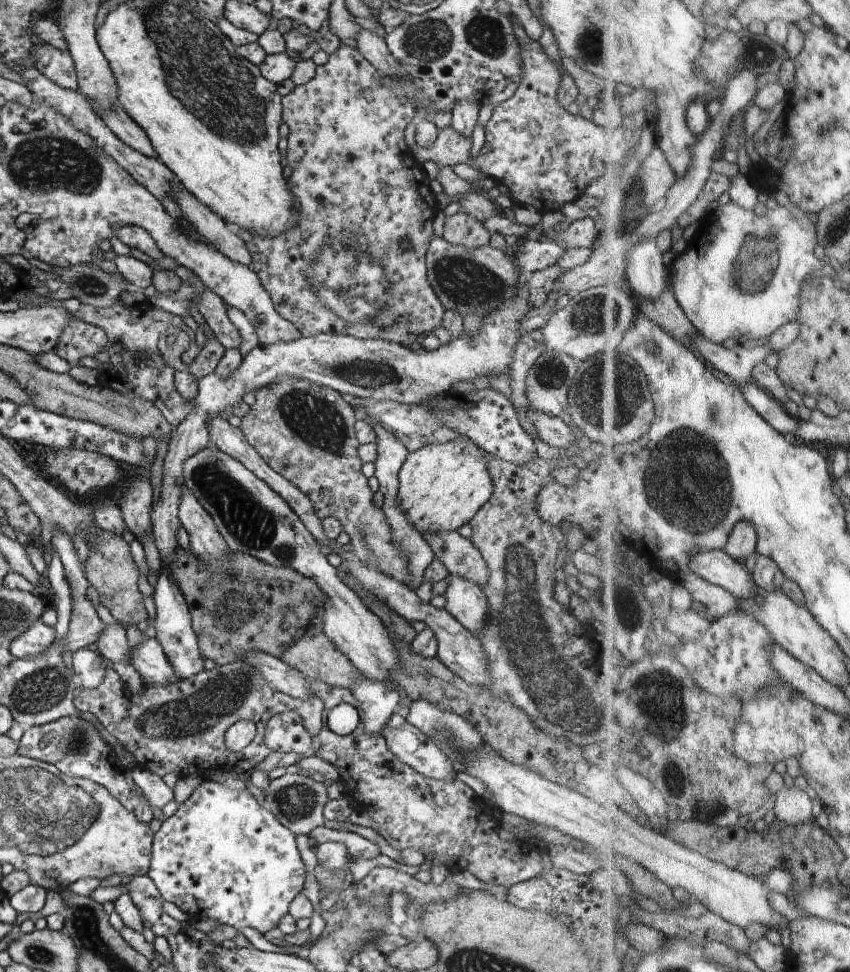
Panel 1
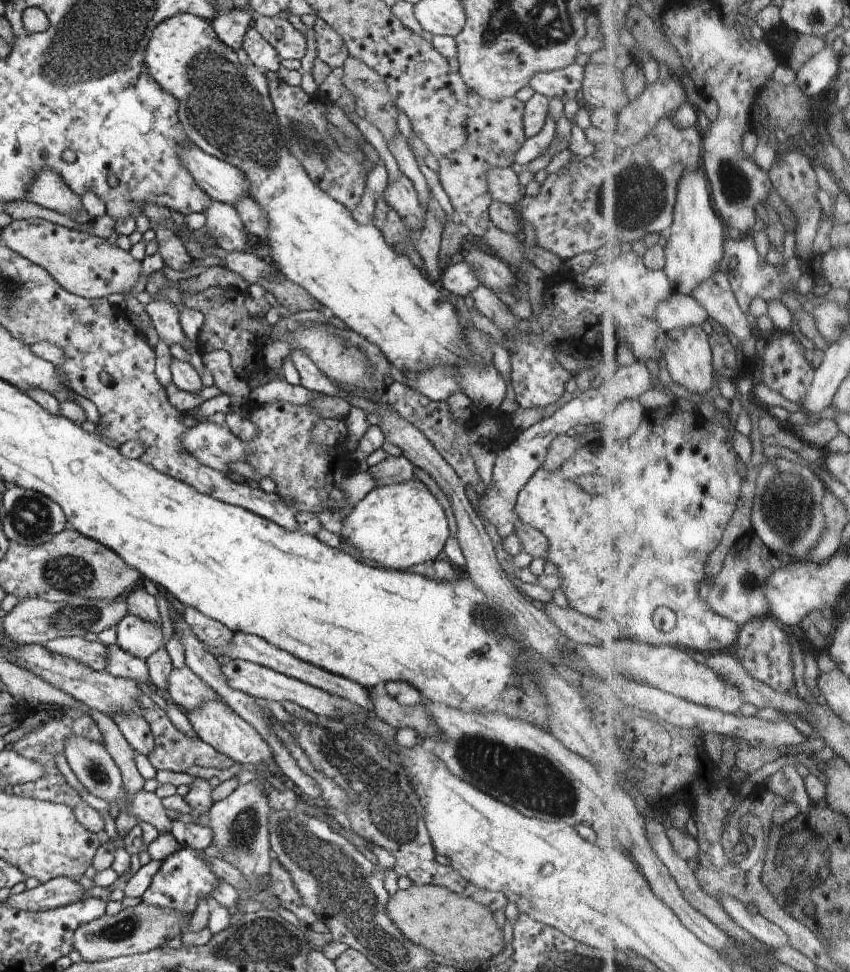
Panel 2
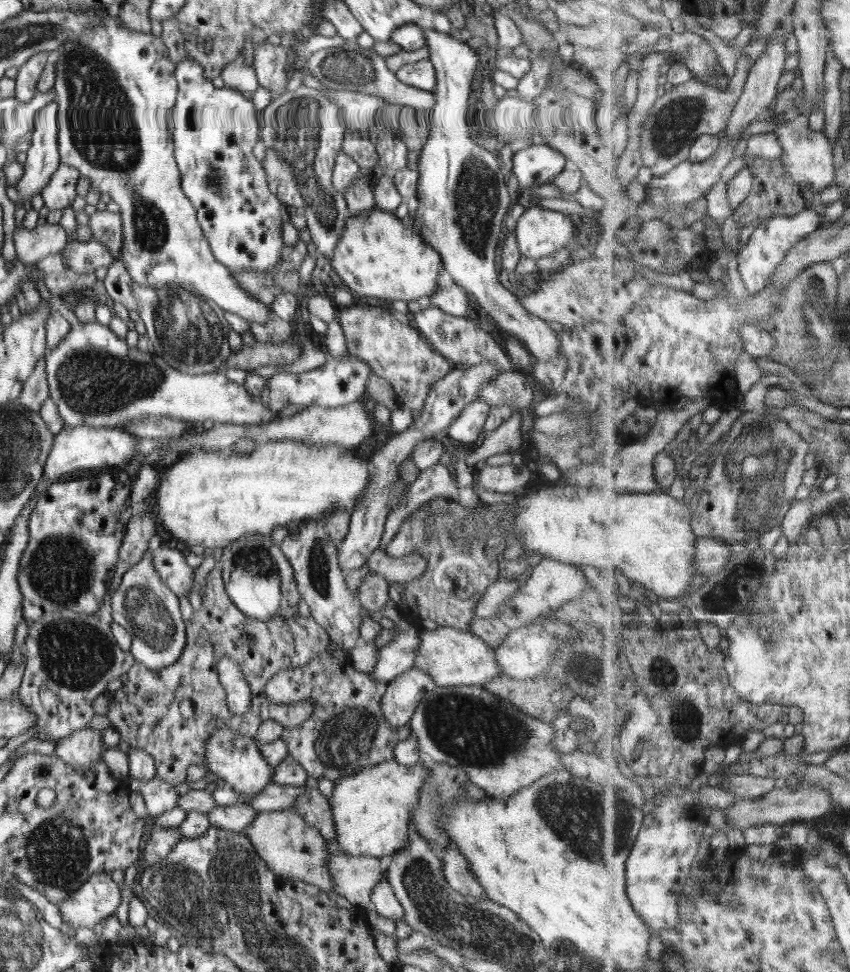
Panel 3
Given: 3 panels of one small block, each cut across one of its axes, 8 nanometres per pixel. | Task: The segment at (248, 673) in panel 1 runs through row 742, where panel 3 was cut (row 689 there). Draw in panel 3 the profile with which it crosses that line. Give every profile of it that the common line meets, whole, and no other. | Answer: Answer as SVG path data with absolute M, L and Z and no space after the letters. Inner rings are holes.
M217 565L207 574L205 597L199 611L194 611L192 619L186 622L186 646L174 664L162 669L150 669L141 665L132 665L120 679L123 685L112 693L109 711L106 716L111 725L121 734L121 740L130 746L150 754L156 765L157 777L168 784L177 785L187 782L187 770L192 764L205 766L206 741L215 728L228 727L238 730L249 737L256 736L258 726L272 718L272 702L265 694L266 683L279 670L304 666L319 658L327 650L330 638L325 628L314 619L302 618L299 615L290 619L270 619L270 626L258 622L258 628L250 628L250 620L246 618L230 601L222 580L221 568ZM224 655L233 658L248 681L251 697L250 708L246 714L234 714L227 705L225 688L220 684L217 675L217 662Z

